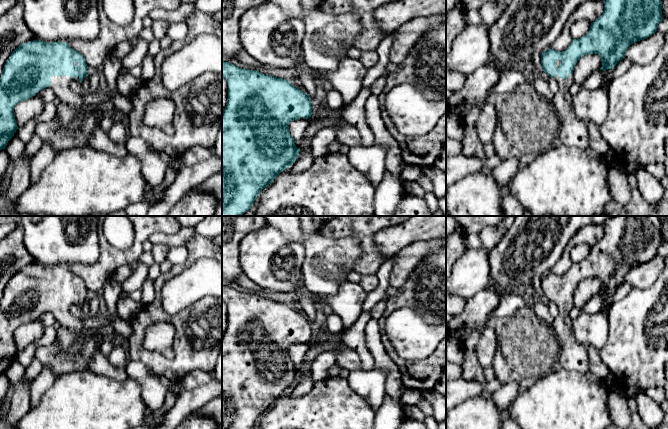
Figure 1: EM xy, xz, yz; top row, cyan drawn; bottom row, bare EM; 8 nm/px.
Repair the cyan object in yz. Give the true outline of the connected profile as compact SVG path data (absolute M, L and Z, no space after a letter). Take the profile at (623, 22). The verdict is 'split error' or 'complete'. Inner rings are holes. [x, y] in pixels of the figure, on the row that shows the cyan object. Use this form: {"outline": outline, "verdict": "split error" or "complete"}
{"outline": "M604 0L603 2L603 14L591 23L586 35L580 39L573 39L565 51L548 49L541 54L543 71L558 83L558 90L551 102L555 106L561 122L560 143L569 147L580 149L589 147L587 123L576 117L572 105L573 96L569 92L574 83L573 70L577 61L584 55L598 54L602 61L601 70L613 69L620 60L625 58L628 47L650 37L657 31L657 26L663 19L661 0Z", "verdict": "split error"}

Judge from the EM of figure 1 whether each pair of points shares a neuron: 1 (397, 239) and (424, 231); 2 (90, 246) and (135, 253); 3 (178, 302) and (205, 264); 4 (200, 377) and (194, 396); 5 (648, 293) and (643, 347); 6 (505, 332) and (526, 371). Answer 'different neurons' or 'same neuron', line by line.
1: same neuron
2: different neurons
3: same neuron
4: different neurons
5: same neuron
6: same neuron

